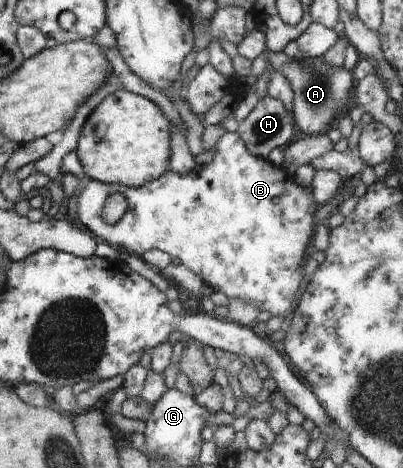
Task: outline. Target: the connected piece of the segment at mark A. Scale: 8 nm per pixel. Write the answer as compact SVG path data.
M271 51L269 59L270 68L282 73L290 83L293 90L293 106L291 115L293 122L306 134L307 137L317 137L327 134L330 126L335 125L340 117L342 104L348 102L352 88L356 86L352 70L326 64L323 56L309 58L309 61L300 61L290 57L284 51Z

